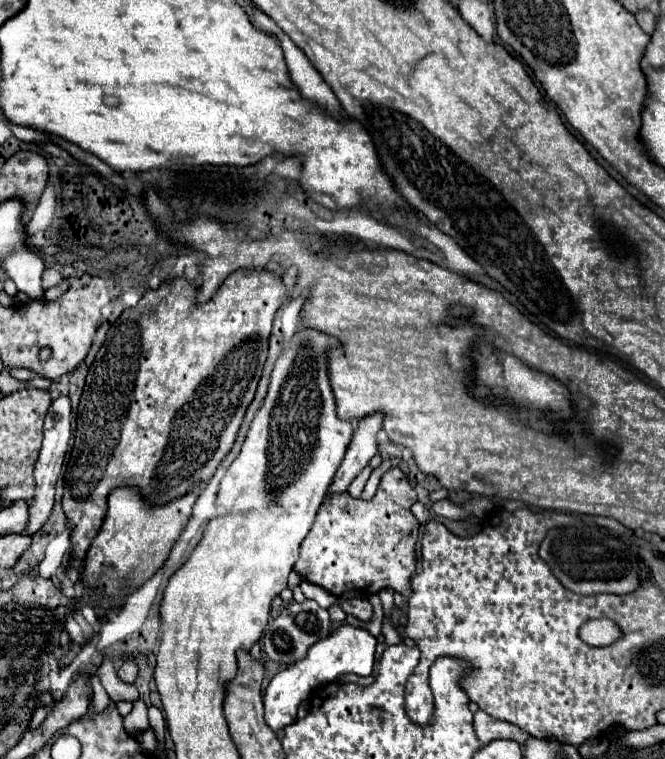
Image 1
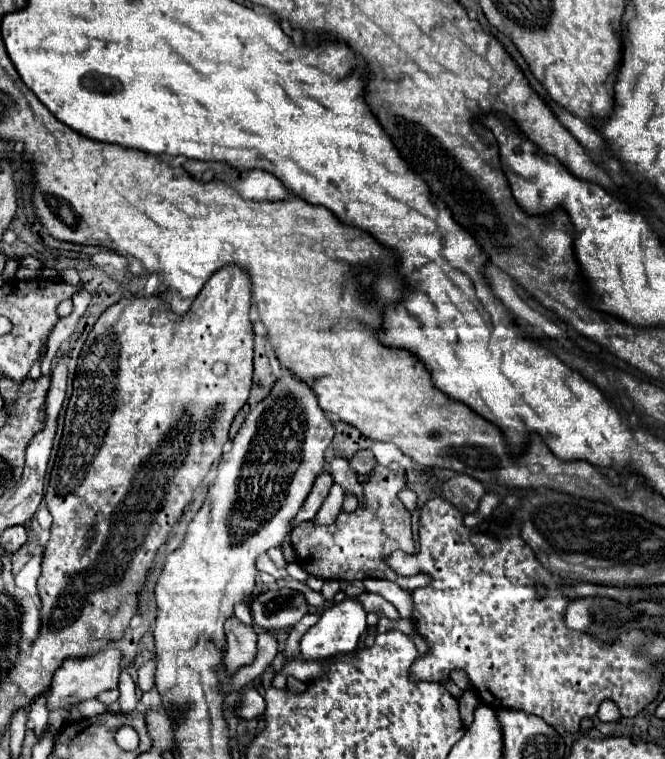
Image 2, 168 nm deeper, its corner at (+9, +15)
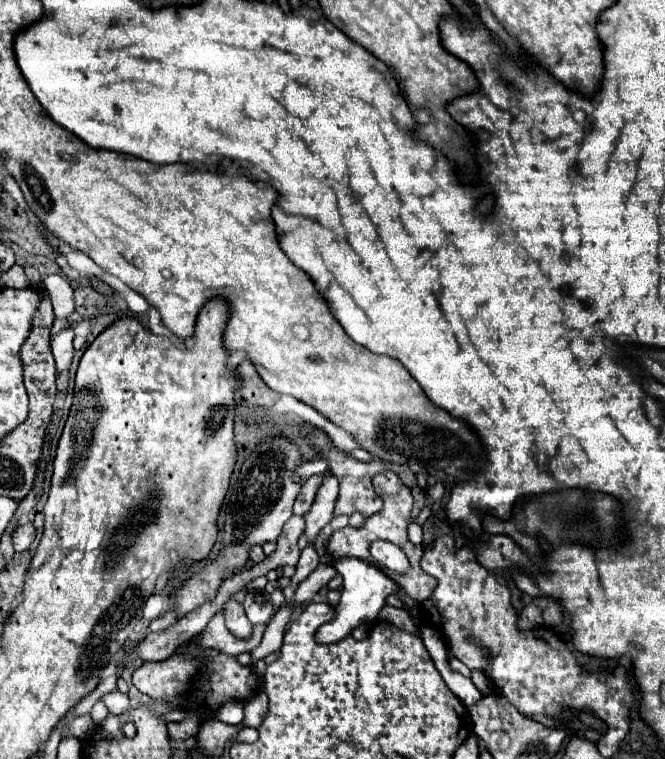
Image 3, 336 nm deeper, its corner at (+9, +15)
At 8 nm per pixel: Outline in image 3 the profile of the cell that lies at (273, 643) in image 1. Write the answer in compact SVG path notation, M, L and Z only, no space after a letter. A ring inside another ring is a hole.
M265 589L247 591L243 607L245 607L245 613L253 625L267 623L271 613L273 613L273 603L271 603L271 597Z

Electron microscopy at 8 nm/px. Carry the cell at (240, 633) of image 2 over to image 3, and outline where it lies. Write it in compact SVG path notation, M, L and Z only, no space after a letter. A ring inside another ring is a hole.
M229 599L229 601L225 603L223 615L225 615L225 625L227 625L227 629L229 629L235 637L247 639L247 637L251 635L253 625L249 623L249 619L247 619L247 615L245 615L245 611L243 611L243 605L241 605L239 601Z

